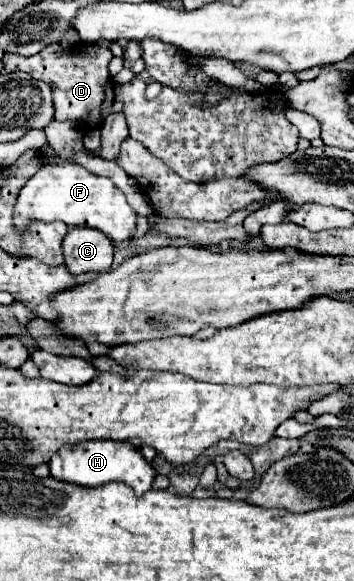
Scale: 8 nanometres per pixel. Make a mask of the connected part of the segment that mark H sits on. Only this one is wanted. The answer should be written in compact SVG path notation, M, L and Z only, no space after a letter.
M91 440L91 442L83 442L83 444L75 446L75 448L65 448L51 458L49 470L55 480L85 486L85 488L97 488L97 486L103 486L109 482L123 482L129 488L133 488L133 492L137 496L151 490L151 482L155 476L153 466L141 456L141 452L137 448L119 444L119 442L111 442L111 440Z

